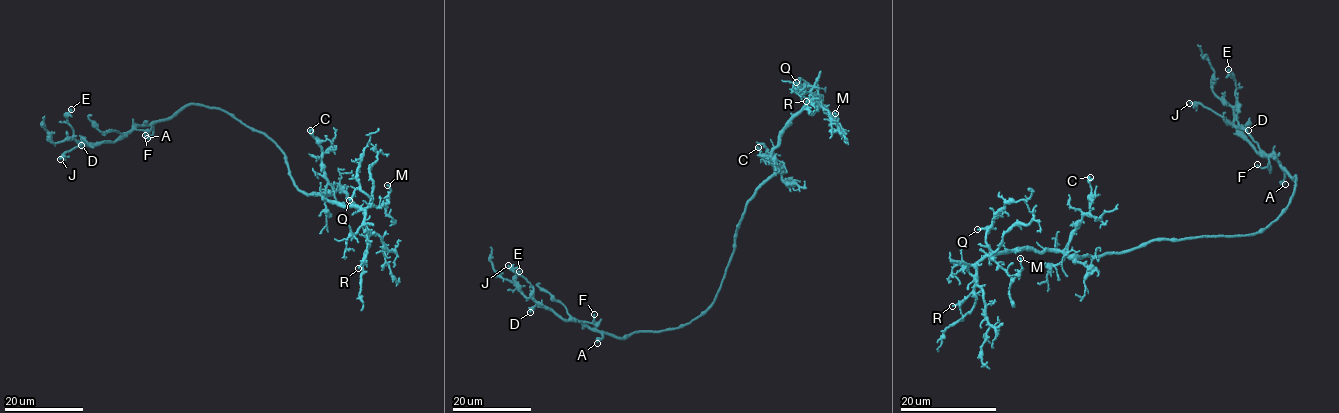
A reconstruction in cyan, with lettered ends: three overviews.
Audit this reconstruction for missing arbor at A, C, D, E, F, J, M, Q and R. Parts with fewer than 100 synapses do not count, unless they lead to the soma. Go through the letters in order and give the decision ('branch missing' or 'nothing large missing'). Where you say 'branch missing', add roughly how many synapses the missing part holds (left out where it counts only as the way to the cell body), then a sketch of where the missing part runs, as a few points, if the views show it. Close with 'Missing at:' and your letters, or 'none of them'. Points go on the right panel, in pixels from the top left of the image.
A: nothing large missing
C: nothing large missing
D: nothing large missing
E: nothing large missing
F: nothing large missing
J: nothing large missing
M: nothing large missing
Q: nothing large missing
R: nothing large missing
Missing at: none of them

